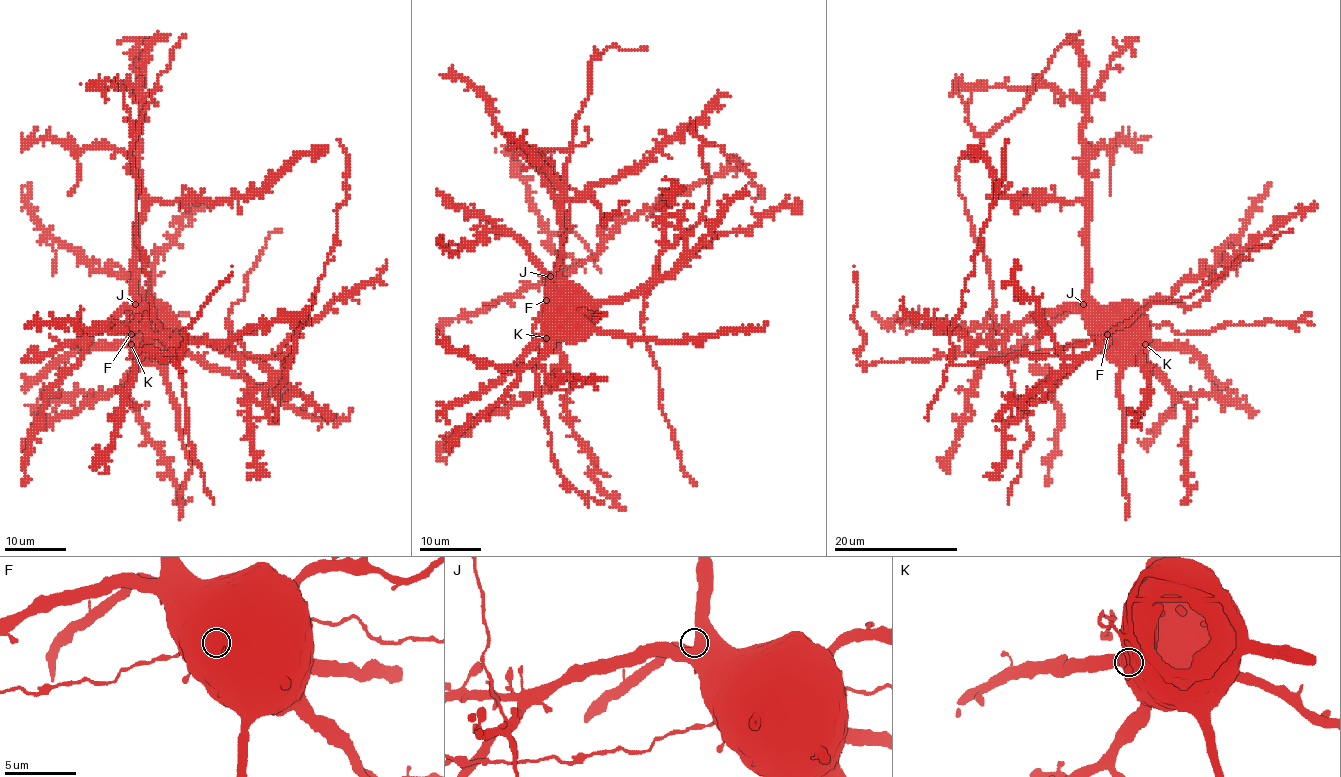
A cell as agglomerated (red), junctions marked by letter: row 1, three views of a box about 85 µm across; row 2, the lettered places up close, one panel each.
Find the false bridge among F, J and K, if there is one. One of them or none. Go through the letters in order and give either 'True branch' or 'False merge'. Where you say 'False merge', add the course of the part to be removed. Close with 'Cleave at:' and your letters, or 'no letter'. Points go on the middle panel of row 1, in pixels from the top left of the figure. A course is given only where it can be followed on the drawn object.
F: False merge. Course of the part to remove: (546, 301), (569, 230), (566, 160), (589, 94), (590, 57), (614, 44), (648, 48)
J: True branch
K: True branch
Cleave at: F

